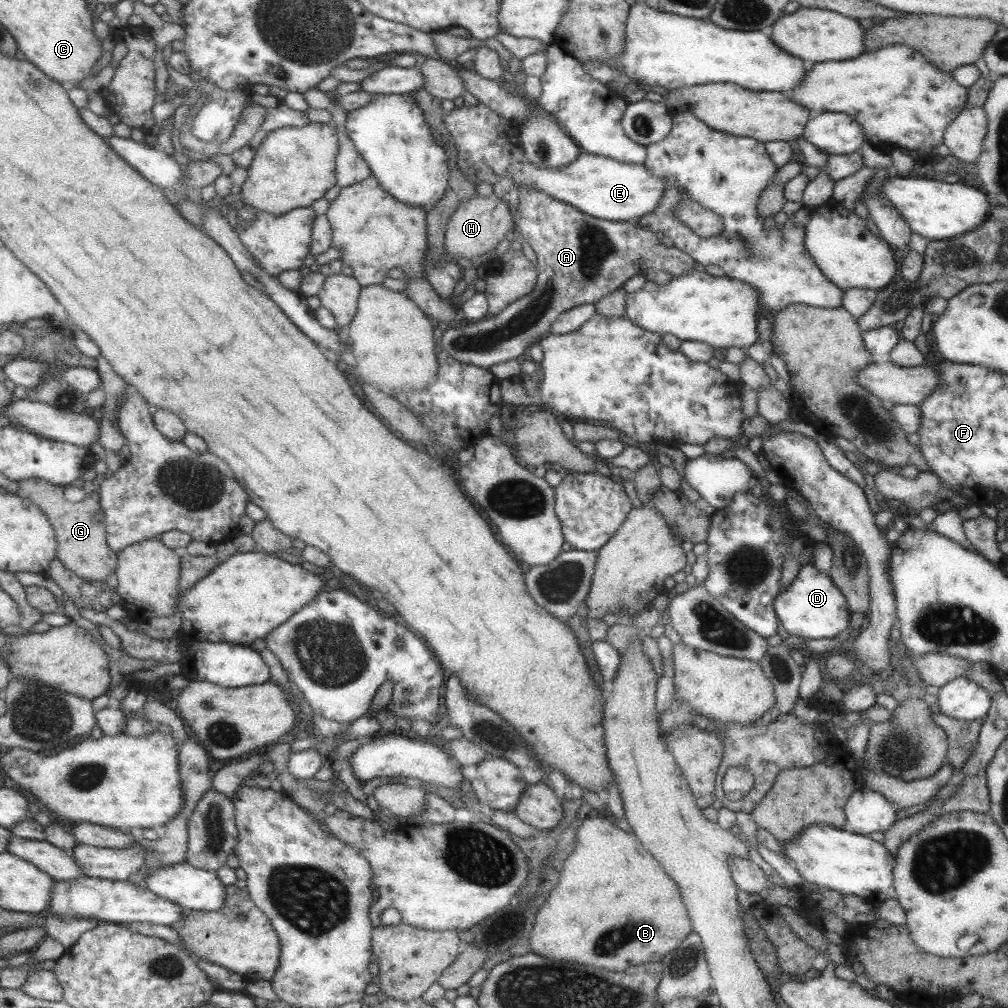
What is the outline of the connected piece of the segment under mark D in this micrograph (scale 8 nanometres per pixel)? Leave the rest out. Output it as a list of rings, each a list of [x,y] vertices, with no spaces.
[[[811,563],[799,567],[795,578],[786,587],[780,586],[779,592],[773,598],[772,607],[786,632],[803,639],[835,637],[838,632],[845,630],[852,614],[843,594],[829,578],[829,573],[819,572]]]

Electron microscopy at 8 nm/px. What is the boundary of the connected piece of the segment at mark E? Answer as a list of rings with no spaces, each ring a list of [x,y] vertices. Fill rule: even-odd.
[[[461,103],[458,107],[444,111],[442,121],[447,129],[448,136],[457,155],[458,169],[461,174],[467,178],[467,181],[473,185],[486,183],[491,186],[495,185],[499,178],[511,178],[513,185],[517,189],[527,187],[527,189],[535,189],[547,196],[551,196],[554,200],[563,202],[573,206],[588,216],[609,220],[613,223],[616,221],[636,221],[641,216],[653,212],[661,200],[661,195],[665,192],[665,181],[661,178],[653,177],[649,170],[641,164],[623,164],[618,160],[613,160],[601,155],[589,153],[579,153],[572,163],[566,164],[564,167],[545,167],[530,163],[524,150],[521,148],[519,137],[515,136],[515,130],[519,127],[512,123],[512,128],[507,130],[499,129],[499,125],[503,122],[503,118],[495,115],[489,107],[483,103],[477,103],[473,106]]]

